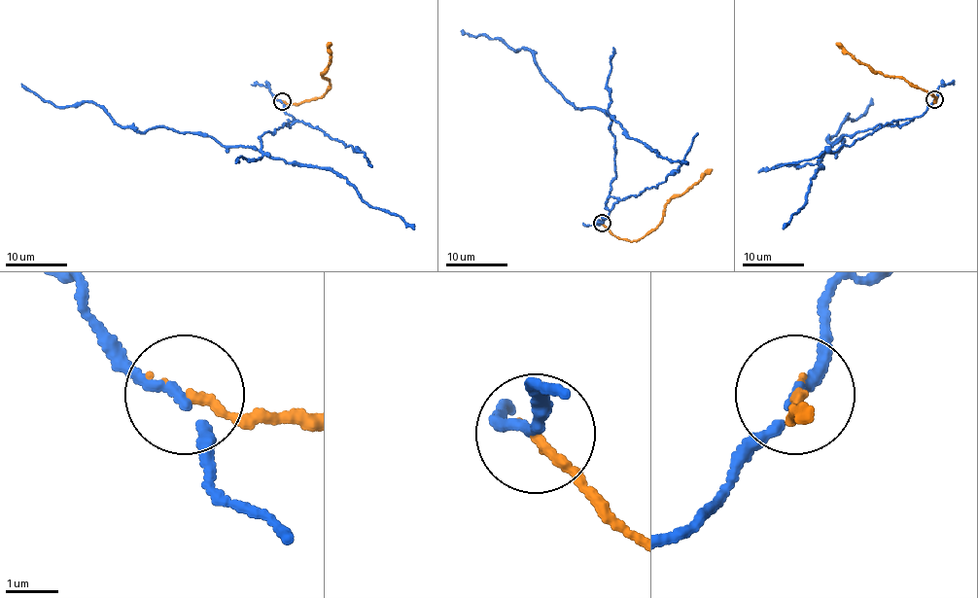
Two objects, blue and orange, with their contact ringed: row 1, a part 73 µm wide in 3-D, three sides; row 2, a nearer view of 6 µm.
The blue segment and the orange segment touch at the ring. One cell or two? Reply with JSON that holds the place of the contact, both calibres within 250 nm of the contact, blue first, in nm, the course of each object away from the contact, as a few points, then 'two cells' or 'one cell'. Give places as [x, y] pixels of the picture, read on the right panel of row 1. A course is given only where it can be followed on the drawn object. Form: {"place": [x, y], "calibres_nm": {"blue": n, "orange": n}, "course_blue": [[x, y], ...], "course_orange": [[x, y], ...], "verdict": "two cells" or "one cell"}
{"place": [934, 99], "calibres_nm": {"blue": 140, "orange": 150}, "course_blue": [[934, 99], [900, 125], [841, 135], [824, 155], [842, 147], [843, 136], [829, 138], [870, 98]], "course_orange": [[934, 99], [931, 94], [898, 77], [883, 76], [863, 64], [835, 43]], "verdict": "two cells"}

